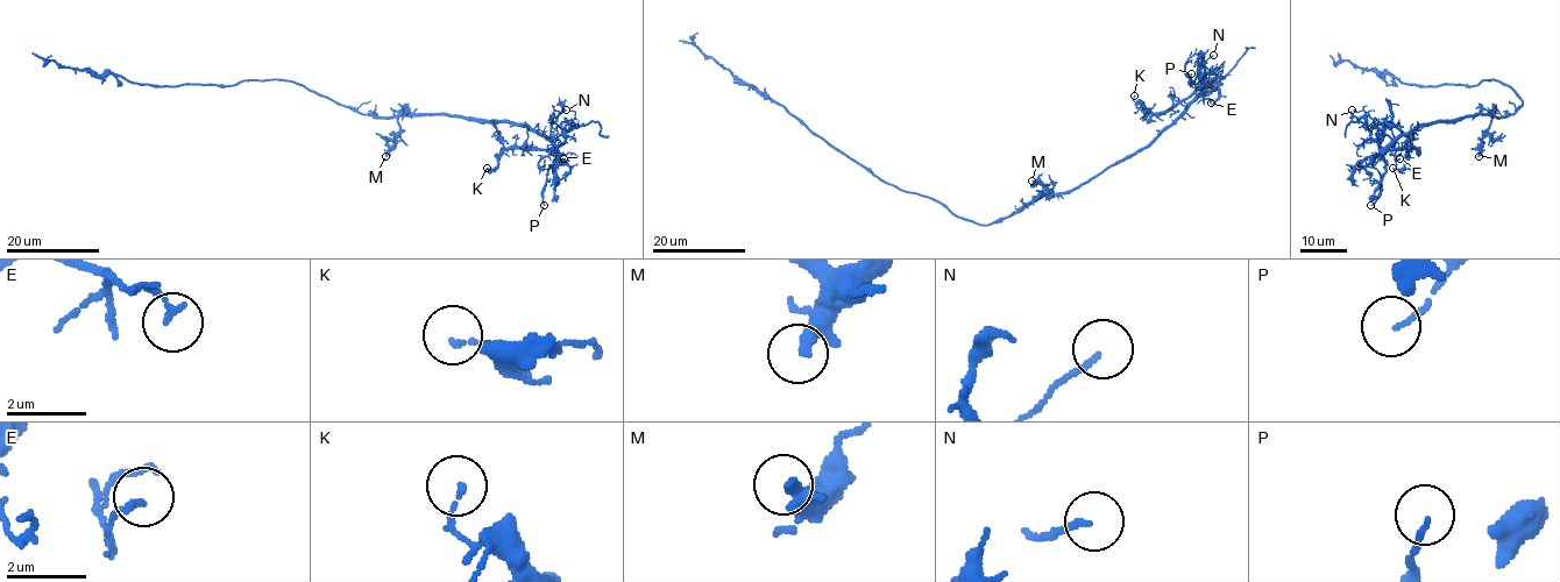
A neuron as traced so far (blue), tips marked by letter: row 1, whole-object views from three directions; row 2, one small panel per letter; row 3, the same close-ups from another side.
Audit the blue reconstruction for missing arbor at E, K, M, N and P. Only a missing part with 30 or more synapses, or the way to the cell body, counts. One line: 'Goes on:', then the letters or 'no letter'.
Goes on: no letter

